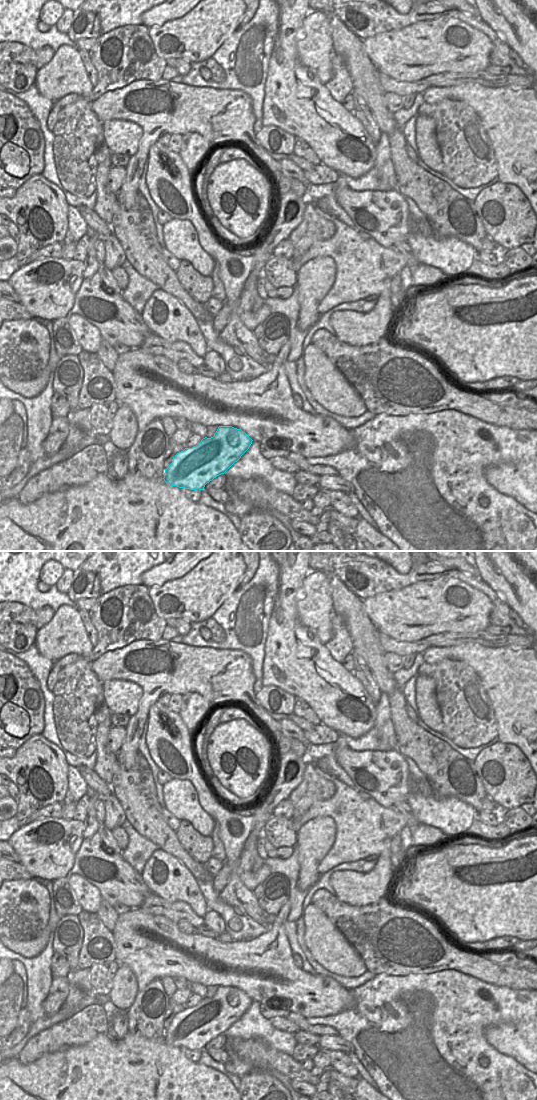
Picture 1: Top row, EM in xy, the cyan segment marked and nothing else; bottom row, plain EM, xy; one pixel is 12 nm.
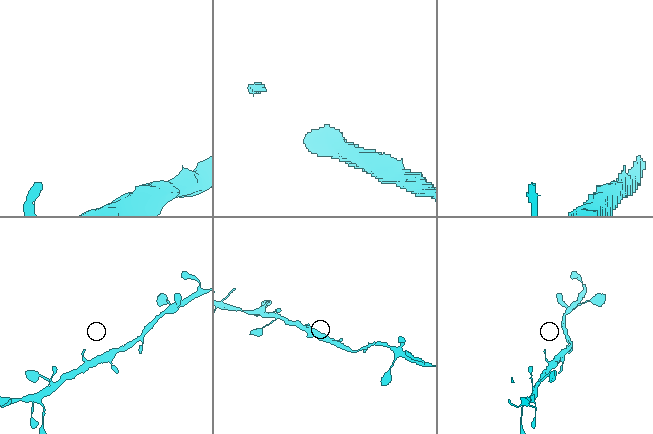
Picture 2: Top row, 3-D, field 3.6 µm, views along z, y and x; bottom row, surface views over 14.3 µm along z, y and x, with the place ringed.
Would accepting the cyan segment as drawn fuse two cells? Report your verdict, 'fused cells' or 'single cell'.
single cell

